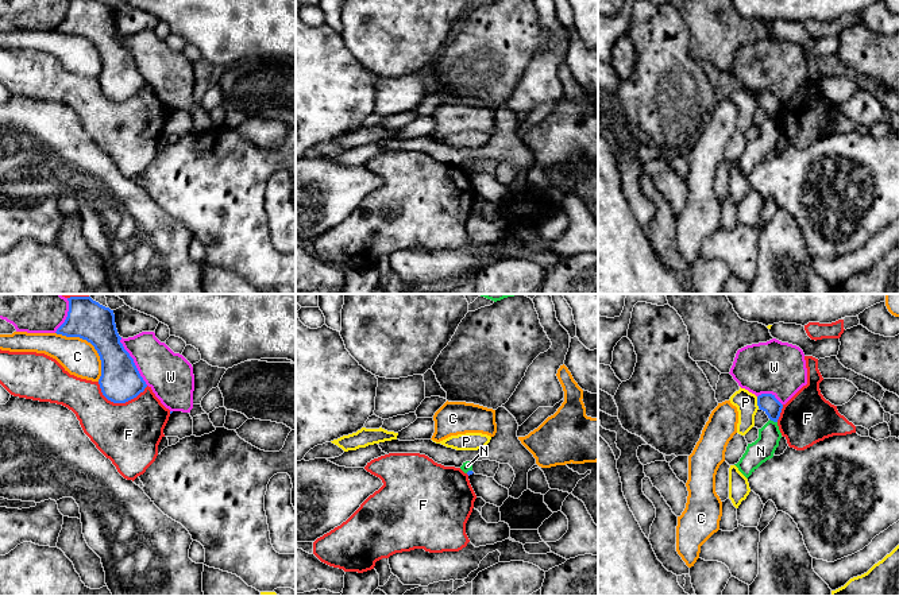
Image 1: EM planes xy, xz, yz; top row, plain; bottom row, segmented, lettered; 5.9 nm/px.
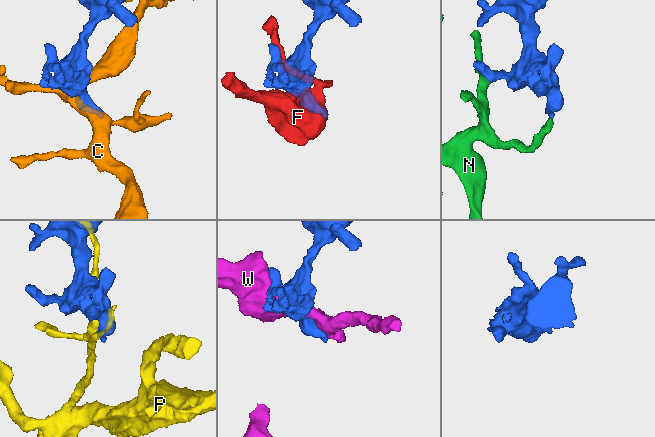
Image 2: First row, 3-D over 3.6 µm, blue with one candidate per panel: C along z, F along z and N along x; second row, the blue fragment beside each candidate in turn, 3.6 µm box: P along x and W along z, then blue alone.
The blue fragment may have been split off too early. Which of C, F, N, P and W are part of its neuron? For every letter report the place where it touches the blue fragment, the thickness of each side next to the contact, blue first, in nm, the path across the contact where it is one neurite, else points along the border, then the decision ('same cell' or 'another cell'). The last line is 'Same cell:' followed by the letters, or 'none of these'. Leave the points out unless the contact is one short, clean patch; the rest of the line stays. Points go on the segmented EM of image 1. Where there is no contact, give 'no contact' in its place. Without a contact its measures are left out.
C: meets blue in xy at (92, 344); 240 nm thick on the blue side, 220 nm on the other; another cell
F: meets blue in xy at (119, 402); 240 nm thick on the blue side, 380 nm on the other; another cell
N: meets blue in yz at (774, 421); 110 nm thick on the blue side, 140 nm on the other; border along yz (770, 418), (776, 422); another cell
P: meets blue in yz at (757, 402); 110 nm thick on the blue side, 130 nm on the other; another cell
W: meets blue in xy at (132, 362); 240 nm thick on the blue side, 280 nm on the other; another cell
Same cell: none of these

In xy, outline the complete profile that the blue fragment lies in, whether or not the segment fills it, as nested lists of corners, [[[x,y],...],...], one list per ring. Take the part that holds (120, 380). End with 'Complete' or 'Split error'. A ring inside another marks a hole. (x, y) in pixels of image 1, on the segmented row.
[[[70,297],[67,301],[67,317],[55,333],[80,337],[94,347],[101,360],[99,384],[108,400],[126,403],[136,398],[147,384],[120,342],[113,310],[90,297]]]. Complete

